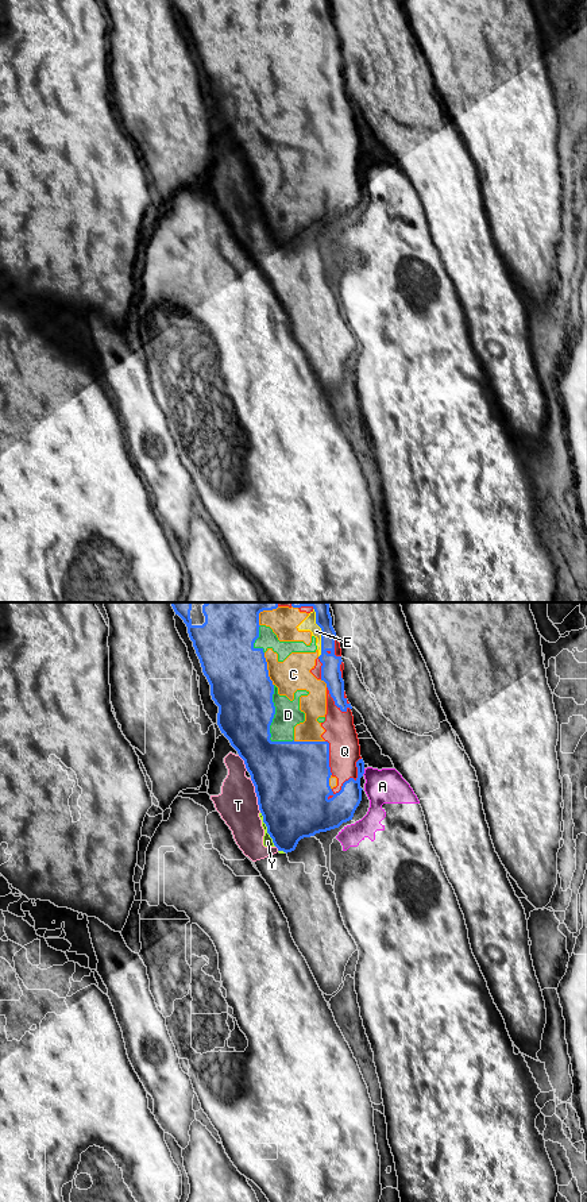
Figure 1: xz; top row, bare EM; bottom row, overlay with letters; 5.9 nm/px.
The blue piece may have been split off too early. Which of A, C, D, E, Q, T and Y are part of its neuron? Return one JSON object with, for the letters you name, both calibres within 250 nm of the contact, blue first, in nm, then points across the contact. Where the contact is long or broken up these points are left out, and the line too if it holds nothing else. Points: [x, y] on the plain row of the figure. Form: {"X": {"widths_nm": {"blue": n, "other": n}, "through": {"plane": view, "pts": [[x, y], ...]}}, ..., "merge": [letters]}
{"C": {"widths_nm": {"blue": 360, "other": 200}}, "D": {"widths_nm": {"blue": 360, "other": 160}}, "E": {"widths_nm": {"blue": 120, "other": 80}}, "Q": {"widths_nm": {"blue": 260, "other": 190}}, "merge": ["C", "D", "E", "Q"]}

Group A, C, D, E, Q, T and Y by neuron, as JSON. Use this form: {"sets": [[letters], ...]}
{"sets": [["A"], ["C", "D", "E", "Q"], ["T", "Y"]]}

